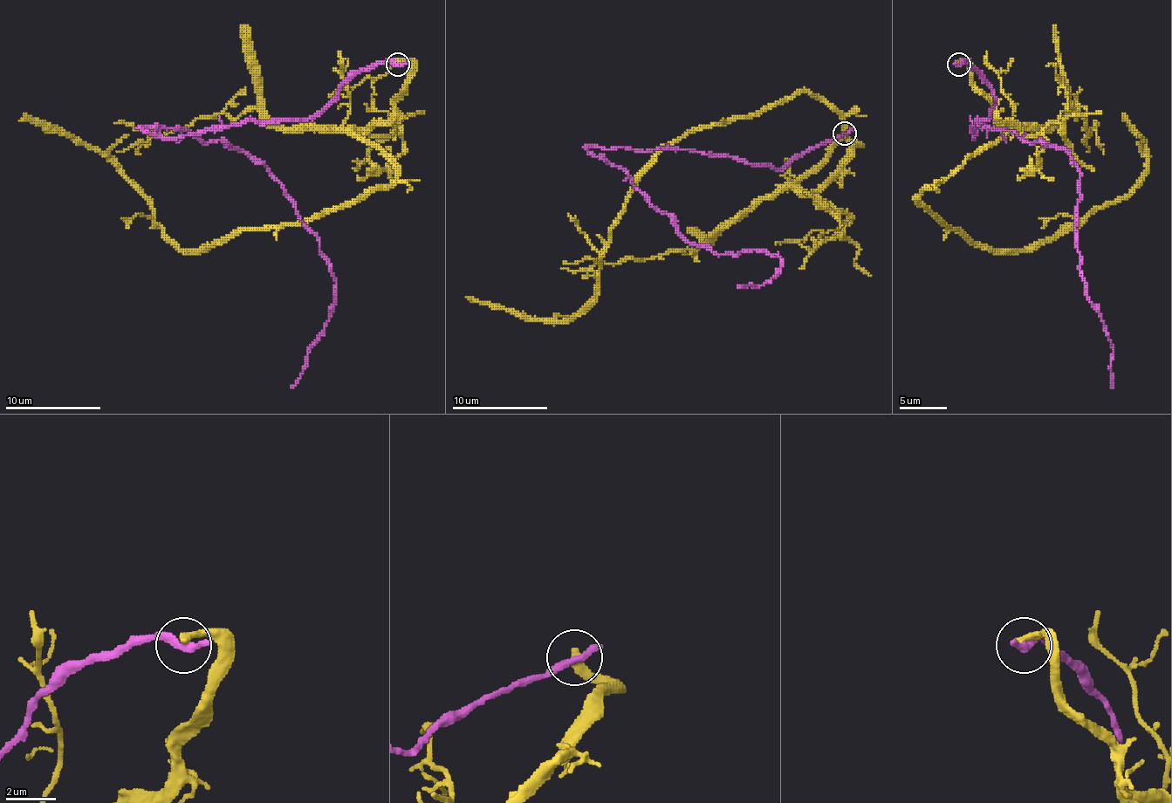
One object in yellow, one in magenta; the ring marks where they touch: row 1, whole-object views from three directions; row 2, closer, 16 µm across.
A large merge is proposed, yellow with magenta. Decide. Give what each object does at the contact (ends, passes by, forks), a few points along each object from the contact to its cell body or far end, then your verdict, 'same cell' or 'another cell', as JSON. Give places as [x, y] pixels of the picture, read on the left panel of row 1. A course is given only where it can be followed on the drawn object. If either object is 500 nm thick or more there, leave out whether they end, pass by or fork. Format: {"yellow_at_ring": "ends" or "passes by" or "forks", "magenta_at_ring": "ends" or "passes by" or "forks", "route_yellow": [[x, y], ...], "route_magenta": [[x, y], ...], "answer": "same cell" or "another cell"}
{"yellow_at_ring": "ends", "magenta_at_ring": "ends", "route_yellow": [[398, 64], [410, 80], [393, 113], [352, 133], [395, 178], [215, 247], [176, 247], [119, 171], [19, 120]], "route_magenta": [[398, 64], [362, 68], [307, 118], [176, 137], [140, 127], [238, 147], [317, 237], [336, 299], [291, 387]], "answer": "another cell"}

